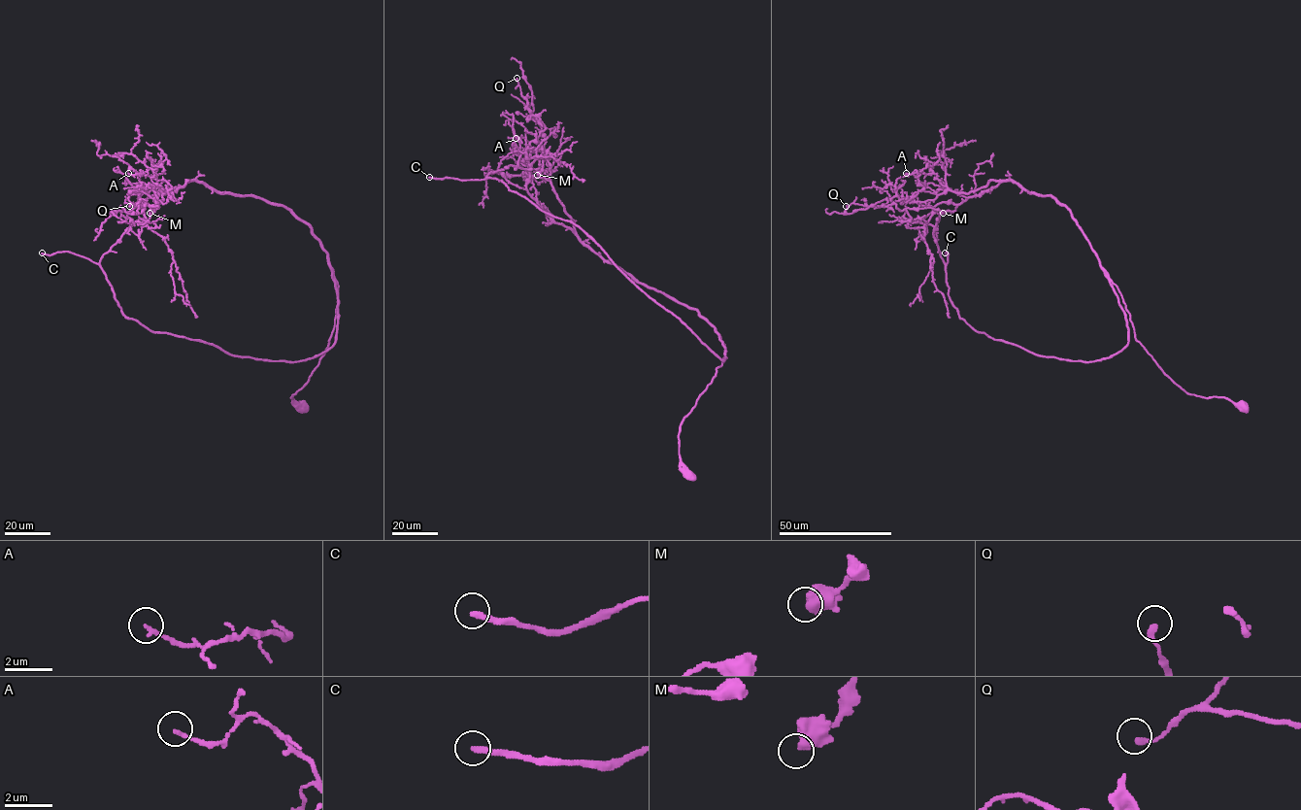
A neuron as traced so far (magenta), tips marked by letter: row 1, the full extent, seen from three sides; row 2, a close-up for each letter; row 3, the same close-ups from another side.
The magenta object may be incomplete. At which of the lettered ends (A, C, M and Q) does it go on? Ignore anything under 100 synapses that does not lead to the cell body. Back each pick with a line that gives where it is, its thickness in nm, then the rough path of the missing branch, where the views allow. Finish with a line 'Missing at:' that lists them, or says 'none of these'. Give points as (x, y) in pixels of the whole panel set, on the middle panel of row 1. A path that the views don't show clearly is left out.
C: Place: (429, 177). Thickness 240 nm
Missing at: C

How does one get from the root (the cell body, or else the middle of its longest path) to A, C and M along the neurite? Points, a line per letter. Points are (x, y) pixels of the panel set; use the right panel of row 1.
A: (1244, 405), (1188, 394), (1164, 372), (1054, 198), (1011, 180), (956, 192), (936, 174), (906, 173)
C: (1244, 405), (1176, 385), (1110, 279), (1128, 343), (1108, 357), (1041, 356), (978, 332), (949, 295), (945, 253)
M: (1244, 405), (1176, 385), (1110, 279), (1128, 343), (1108, 357), (978, 332), (906, 209), (943, 213)

